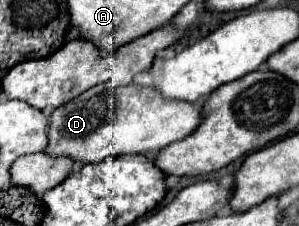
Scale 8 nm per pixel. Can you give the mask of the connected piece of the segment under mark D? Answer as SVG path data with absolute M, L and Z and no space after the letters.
M96 84L50 114L48 144L44 152L54 158L72 158L78 164L102 162L108 156L122 154L152 156L168 144L190 136L200 122L202 116L198 104L190 106L190 102L166 102L154 88L134 84L114 88L112 108L112 88L108 88L108 84Z

